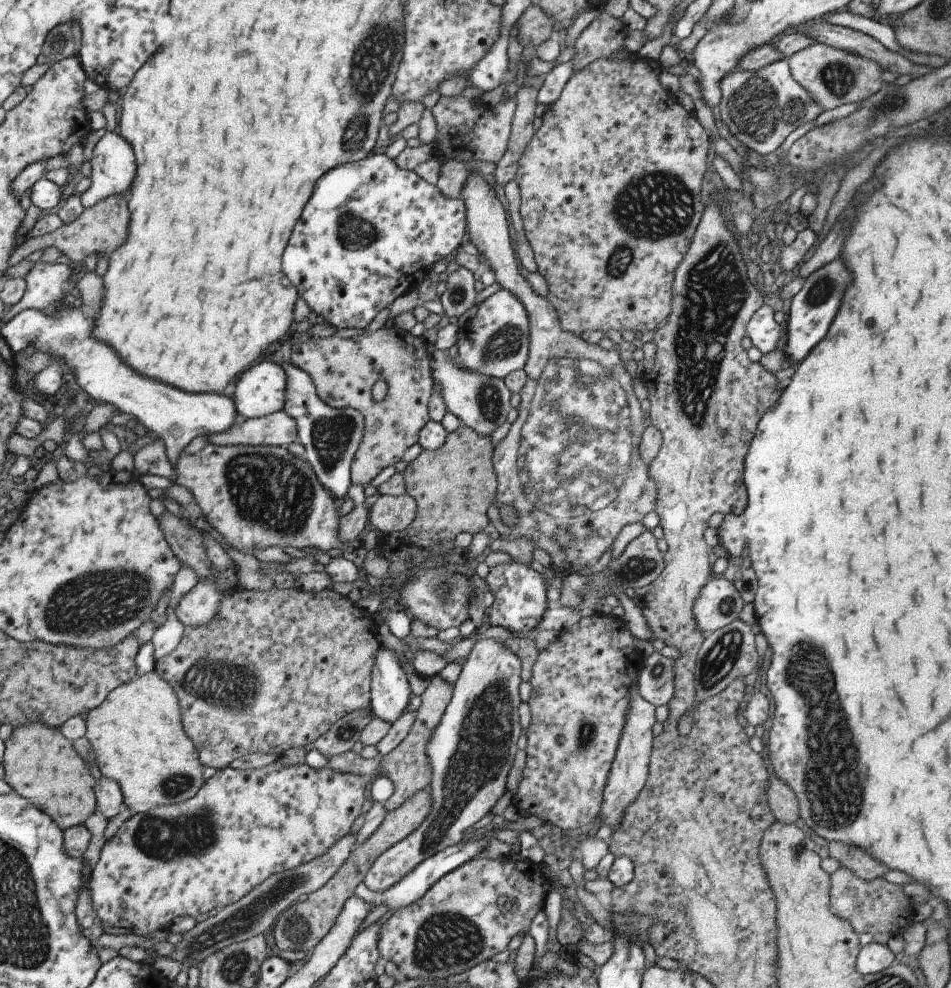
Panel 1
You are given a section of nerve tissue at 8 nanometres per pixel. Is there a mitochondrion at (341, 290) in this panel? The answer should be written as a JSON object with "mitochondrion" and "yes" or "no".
{"mitochondrion":"no"}

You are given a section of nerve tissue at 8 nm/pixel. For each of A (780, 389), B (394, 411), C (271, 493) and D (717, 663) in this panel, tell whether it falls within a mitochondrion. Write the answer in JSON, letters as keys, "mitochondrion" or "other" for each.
{"A":"other","B":"other","C":"mitochondrion","D":"mitochondrion"}

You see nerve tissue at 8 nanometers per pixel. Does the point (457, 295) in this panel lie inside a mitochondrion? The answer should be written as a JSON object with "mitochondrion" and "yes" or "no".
{"mitochondrion":"yes"}

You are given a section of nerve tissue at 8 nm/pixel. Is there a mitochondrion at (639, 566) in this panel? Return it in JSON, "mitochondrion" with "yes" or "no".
{"mitochondrion":"yes"}

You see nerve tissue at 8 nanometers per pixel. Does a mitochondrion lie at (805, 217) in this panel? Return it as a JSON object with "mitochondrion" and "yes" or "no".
{"mitochondrion":"no"}

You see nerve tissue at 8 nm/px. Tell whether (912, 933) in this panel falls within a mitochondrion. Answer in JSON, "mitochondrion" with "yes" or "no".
{"mitochondrion":"no"}

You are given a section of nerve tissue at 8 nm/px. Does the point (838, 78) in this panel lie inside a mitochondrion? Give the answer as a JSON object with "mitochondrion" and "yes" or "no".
{"mitochondrion":"yes"}

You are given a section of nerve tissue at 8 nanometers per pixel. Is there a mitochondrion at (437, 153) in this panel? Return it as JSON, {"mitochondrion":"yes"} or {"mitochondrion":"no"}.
{"mitochondrion":"no"}

